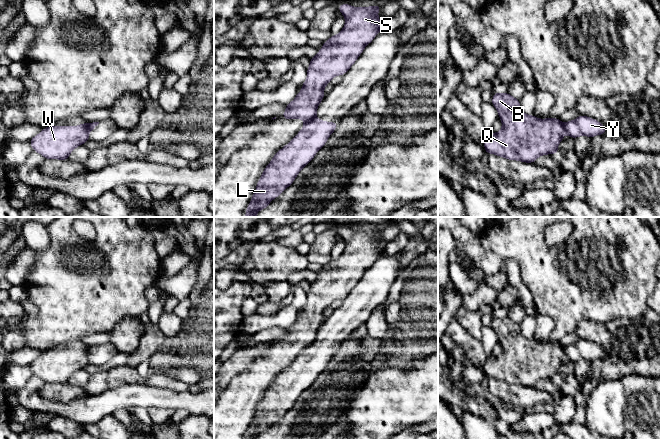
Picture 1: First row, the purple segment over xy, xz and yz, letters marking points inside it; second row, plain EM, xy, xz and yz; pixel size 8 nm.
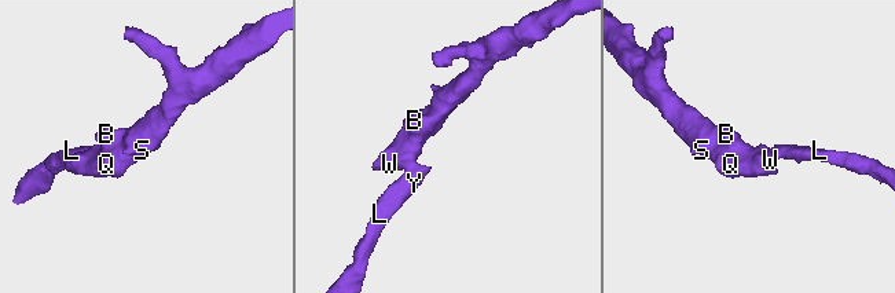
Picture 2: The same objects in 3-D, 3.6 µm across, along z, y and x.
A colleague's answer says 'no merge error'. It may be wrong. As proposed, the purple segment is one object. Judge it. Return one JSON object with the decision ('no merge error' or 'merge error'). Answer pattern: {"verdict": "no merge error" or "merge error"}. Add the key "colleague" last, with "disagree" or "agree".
{"verdict": "merge error", "colleague": "disagree"}

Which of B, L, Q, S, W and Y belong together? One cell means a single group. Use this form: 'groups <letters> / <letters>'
groups B Q S W / L Y

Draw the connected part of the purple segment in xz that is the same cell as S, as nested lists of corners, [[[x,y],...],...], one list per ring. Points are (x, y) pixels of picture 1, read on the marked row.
[[[340,4],[338,10],[345,17],[343,29],[335,36],[331,36],[323,42],[323,47],[310,59],[307,68],[307,78],[302,84],[302,90],[297,93],[295,99],[286,105],[285,112],[281,117],[287,120],[295,118],[308,122],[316,118],[317,108],[325,96],[324,88],[331,80],[337,76],[343,76],[356,62],[365,47],[370,44],[375,36],[383,30],[380,25],[380,17],[377,13],[381,6],[353,7],[350,4]]]

